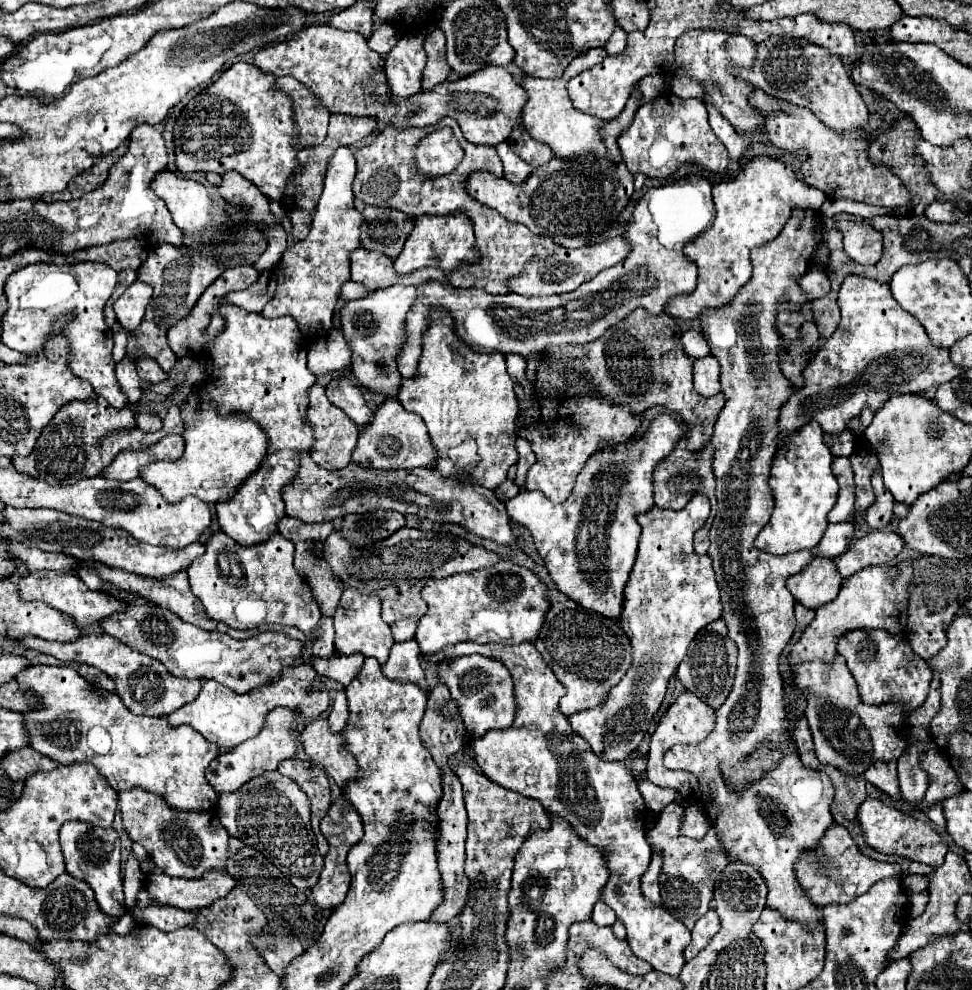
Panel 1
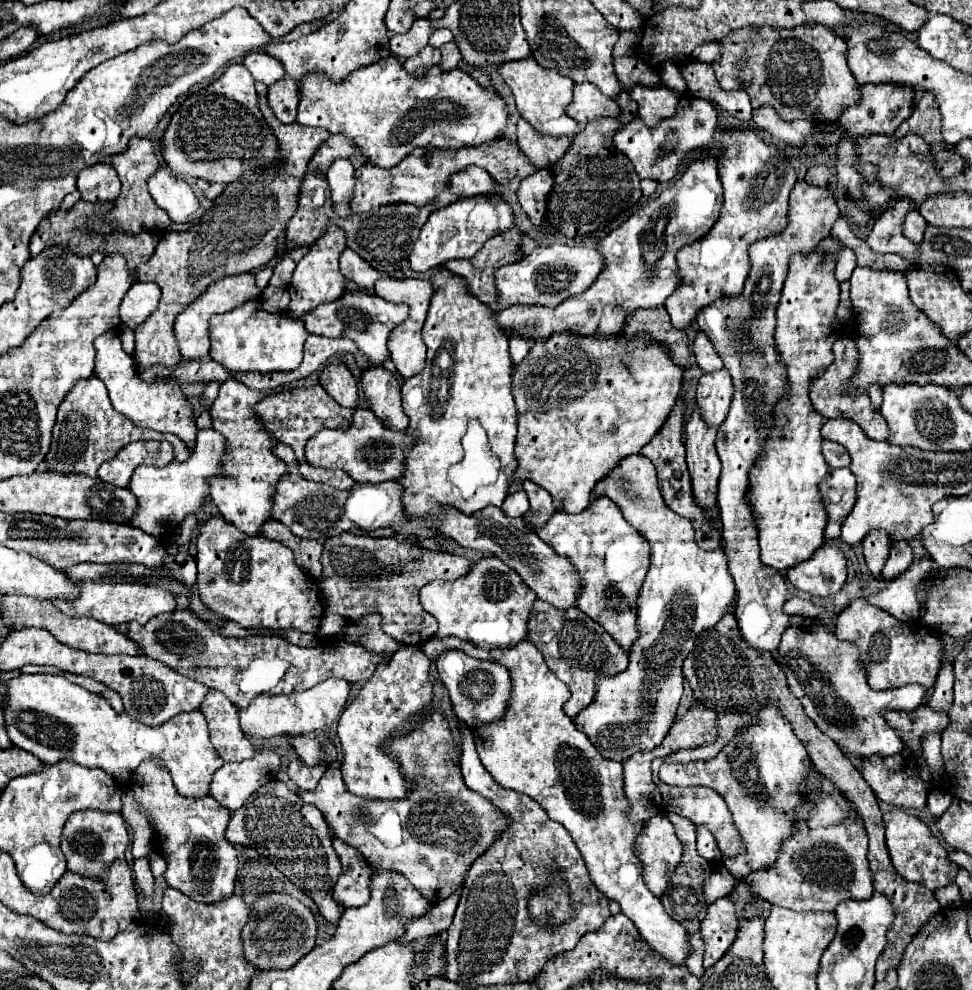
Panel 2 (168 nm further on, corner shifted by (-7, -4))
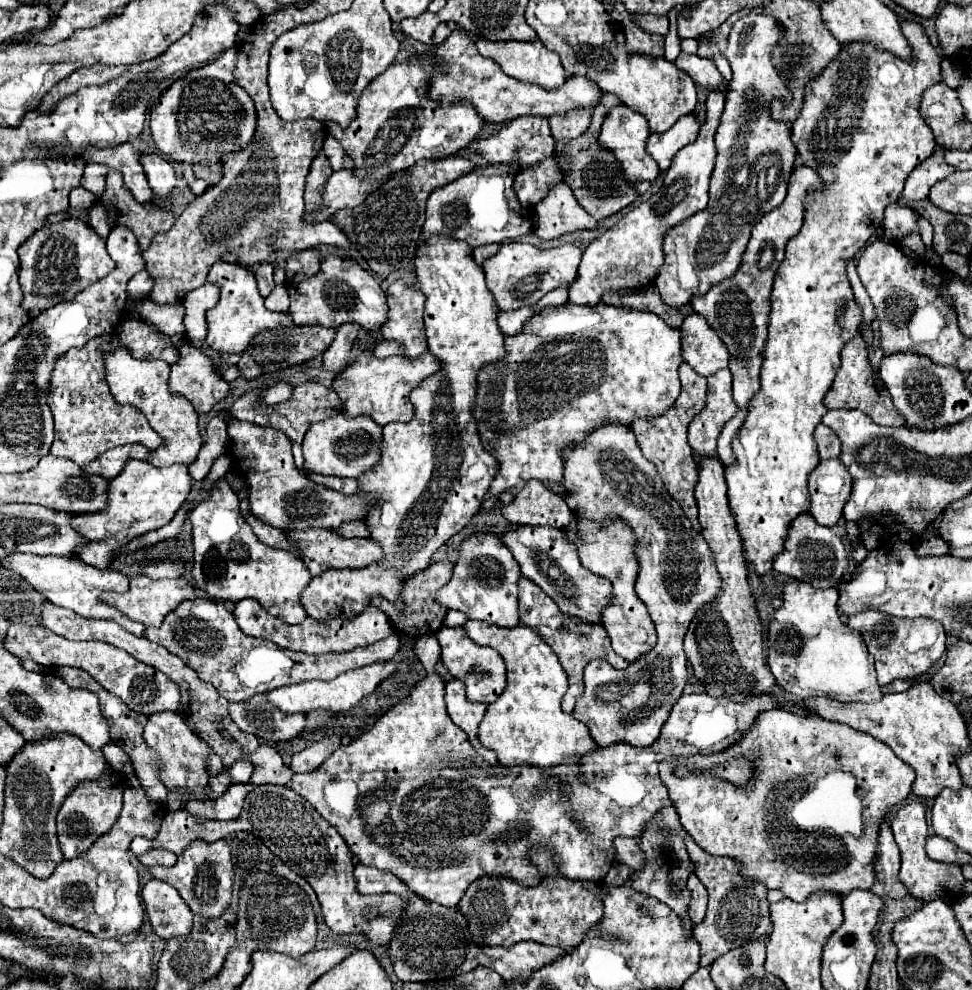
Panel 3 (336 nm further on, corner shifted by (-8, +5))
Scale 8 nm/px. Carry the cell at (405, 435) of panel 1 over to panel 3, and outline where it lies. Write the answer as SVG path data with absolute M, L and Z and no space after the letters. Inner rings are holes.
M335 414L325 422L313 424L303 442L305 464L303 470L307 474L325 474L325 476L341 476L341 478L357 478L359 474L371 470L371 466L379 460L381 454L381 426L375 424L367 416L347 418L343 414Z

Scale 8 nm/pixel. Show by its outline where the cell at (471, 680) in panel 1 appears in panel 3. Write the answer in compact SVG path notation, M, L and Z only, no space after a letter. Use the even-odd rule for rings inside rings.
M443 626L439 632L437 632L437 640L441 644L441 660L445 664L445 668L459 680L465 682L465 688L467 688L467 698L471 702L485 702L485 704L491 704L495 702L505 686L507 686L507 678L505 678L505 662L503 658L489 646L479 646L475 644L471 638L467 638L465 630L459 626L459 628L449 628L449 626Z

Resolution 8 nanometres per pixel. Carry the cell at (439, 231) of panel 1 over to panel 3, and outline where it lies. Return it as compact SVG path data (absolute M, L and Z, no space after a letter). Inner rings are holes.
M487 164L475 166L469 174L437 188L427 200L427 220L423 226L423 236L445 234L457 240L465 240L469 246L477 248L483 244L501 244L529 234L533 222L527 212L519 206L513 190L513 178L517 174L517 164Z

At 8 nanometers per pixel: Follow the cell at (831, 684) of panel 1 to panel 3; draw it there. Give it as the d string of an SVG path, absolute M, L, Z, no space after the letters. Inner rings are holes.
M793 580L787 582L781 590L781 600L783 606L775 612L769 614L769 628L767 628L767 666L771 668L777 684L787 692L793 694L797 698L809 698L809 696L829 696L835 692L853 692L855 698L859 702L875 702L875 698L883 698L879 684L877 684L877 676L875 676L875 664L871 654L867 652L867 646L861 638L861 634L857 630L851 630L849 626L845 626L839 618L837 612L837 588L825 588L825 590L817 590L811 584ZM827 678L845 678L843 686L841 682L827 682Z

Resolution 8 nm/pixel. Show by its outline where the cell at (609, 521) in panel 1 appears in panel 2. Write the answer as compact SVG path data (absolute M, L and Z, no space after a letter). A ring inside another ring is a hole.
M594 497L588 503L588 507L584 511L576 513L576 515L556 511L542 525L534 525L530 521L530 517L532 517L530 511L526 511L522 515L524 525L528 529L536 531L536 535L540 535L540 539L546 541L558 555L570 559L576 573L580 575L582 585L580 585L580 591L576 595L576 607L580 611L584 611L586 615L590 615L594 621L598 621L610 635L614 635L614 639L618 639L618 643L622 643L622 647L628 649L634 643L634 639L638 639L638 631L636 631L636 597L638 597L638 591L640 591L642 581L646 577L648 565L650 565L650 545L648 545L648 541L632 525L628 525L628 521L624 519L620 507L614 505L614 501L608 499L608 497Z

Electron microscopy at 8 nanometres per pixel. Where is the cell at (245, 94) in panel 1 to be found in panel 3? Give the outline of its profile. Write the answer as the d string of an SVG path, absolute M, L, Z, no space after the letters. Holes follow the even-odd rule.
M231 48L231 50L223 52L215 62L209 62L209 64L205 64L201 68L193 68L183 78L177 78L155 100L155 104L151 108L149 126L151 126L153 140L155 140L155 144L157 144L161 154L169 156L175 162L183 162L183 164L211 166L211 164L221 162L223 154L235 152L235 150L239 150L239 148L249 144L249 140L253 138L253 132L255 132L257 114L255 114L253 100L249 98L249 94L243 92L243 88L239 88L239 84L233 78L235 62L237 62L237 50Z

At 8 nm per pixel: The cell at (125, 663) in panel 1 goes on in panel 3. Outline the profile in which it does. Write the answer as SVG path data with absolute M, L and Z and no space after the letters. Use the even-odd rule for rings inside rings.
M11 624L9 632L5 636L5 648L19 660L31 658L33 662L37 662L41 666L81 668L87 674L91 674L105 690L119 696L133 712L139 712L139 714L151 716L151 714L163 712L163 710L175 712L181 702L179 686L175 686L175 682L171 682L165 674L161 674L153 666L147 666L147 664L135 660L131 654L127 654L111 644L71 642L71 640L65 640L63 636L51 634L51 630L47 630L45 626L31 628L31 626L23 626L23 624Z

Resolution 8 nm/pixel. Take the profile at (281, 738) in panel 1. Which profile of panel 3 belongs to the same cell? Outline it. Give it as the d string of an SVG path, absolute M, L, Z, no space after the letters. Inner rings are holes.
M245 760L235 762L235 766L231 766L231 780L233 782L247 782L251 778L251 764Z

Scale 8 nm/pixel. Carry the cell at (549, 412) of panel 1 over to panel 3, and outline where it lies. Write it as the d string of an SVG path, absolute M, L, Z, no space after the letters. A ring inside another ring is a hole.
M599 302L597 306L577 306L577 304L563 304L563 306L549 306L543 308L539 312L535 312L523 326L523 330L515 336L505 336L505 356L499 362L487 364L483 366L483 370L479 370L477 374L477 396L475 396L475 406L473 406L473 416L477 420L477 430L479 436L483 440L483 448L487 452L491 452L495 456L495 460L499 462L499 470L491 482L489 492L485 494L485 500L479 508L479 514L485 514L489 510L495 508L497 496L505 490L511 490L519 484L525 484L529 480L547 480L547 482L561 482L563 476L563 456L561 450L563 446L581 442L587 438L587 434L595 428L601 426L607 420L615 420L621 422L625 426L629 426L635 418L651 418L651 416L659 416L663 412L667 412L671 408L671 404L677 400L679 392L681 392L681 384L679 384L679 376L677 376L677 368L681 366L683 358L681 358L681 334L677 328L671 328L669 324L665 324L659 316L655 316L653 312L645 312L645 310L633 310L633 308L619 308L619 306L611 306L611 304L603 304Z

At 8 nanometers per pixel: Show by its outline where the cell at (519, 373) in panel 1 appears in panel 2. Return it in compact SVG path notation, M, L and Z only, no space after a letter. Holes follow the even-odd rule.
M518 335L510 337L510 355L514 365L520 365L520 361L528 355L528 351L530 351L530 343L526 339L520 339Z

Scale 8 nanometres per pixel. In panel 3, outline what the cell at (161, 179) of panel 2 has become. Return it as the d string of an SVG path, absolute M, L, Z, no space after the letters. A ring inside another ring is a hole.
M141 152L141 166L145 170L151 190L159 198L167 198L177 184L177 176L175 176L173 166L155 152Z

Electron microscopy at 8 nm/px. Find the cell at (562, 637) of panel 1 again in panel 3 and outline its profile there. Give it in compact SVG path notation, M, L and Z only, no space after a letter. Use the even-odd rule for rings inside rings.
M523 576L519 578L519 620L525 626L533 628L553 648L553 652L557 654L563 670L567 672L569 688L567 688L567 692L563 696L563 702L561 702L561 708L567 714L573 712L577 698L583 694L583 668L589 664L589 660L603 658L611 666L615 666L617 670L623 670L623 668L629 666L629 662L625 658L621 658L613 652L611 640L609 640L609 636L607 636L607 632L601 624L599 626L587 626L583 622L575 622L575 620L567 618L565 614L559 614L559 608L555 606L555 602L541 588L537 588L531 580L527 580Z

